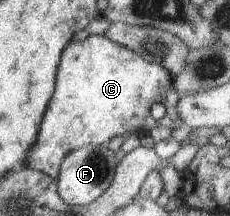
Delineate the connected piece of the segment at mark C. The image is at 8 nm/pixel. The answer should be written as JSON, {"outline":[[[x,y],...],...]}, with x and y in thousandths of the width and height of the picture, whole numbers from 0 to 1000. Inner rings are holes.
{"outline":[[[391,162],[361,194],[304,194],[270,245],[239,356],[235,435],[178,556],[161,648],[117,704],[109,773],[187,796],[243,833],[274,731],[317,694],[370,676],[465,676],[504,630],[552,639],[570,620],[604,625],[691,583],[726,588],[743,606],[770,602],[791,583],[765,509],[787,449],[752,407],[748,361],[704,301],[639,282],[565,227],[470,185],[452,162]],[[674,477],[704,481],[722,505],[700,556],[674,556],[657,532],[657,495]]]}

